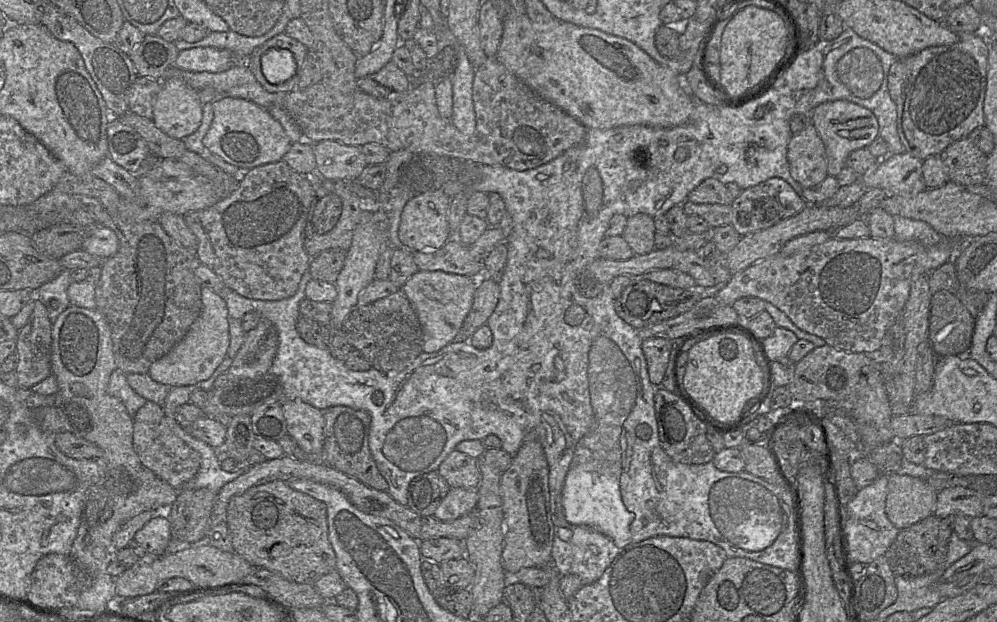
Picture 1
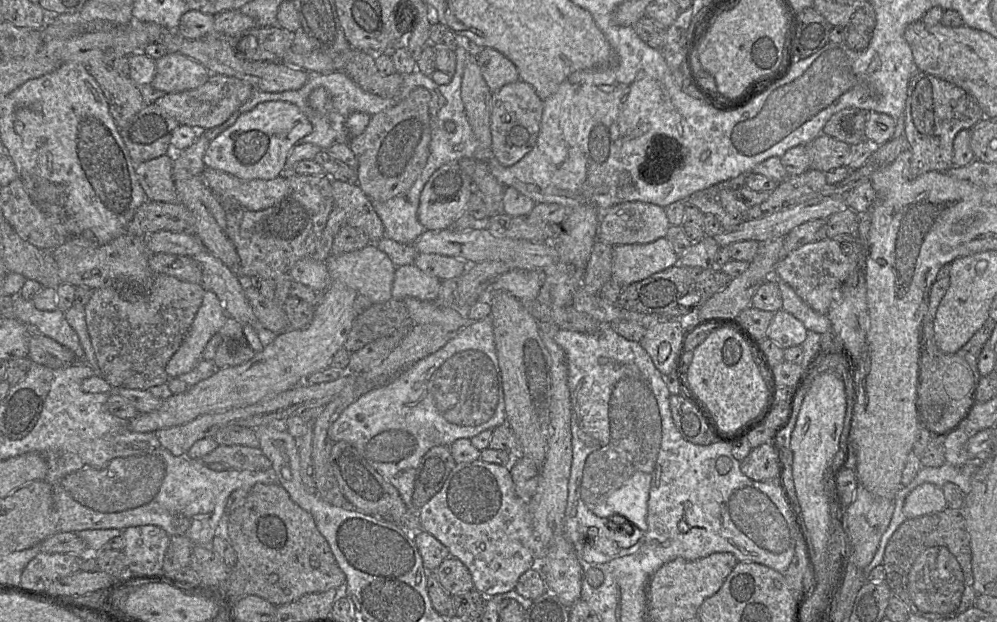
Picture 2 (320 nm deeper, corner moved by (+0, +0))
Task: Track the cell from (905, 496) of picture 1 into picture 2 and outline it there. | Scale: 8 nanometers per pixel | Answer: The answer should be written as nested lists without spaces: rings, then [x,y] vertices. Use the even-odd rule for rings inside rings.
[[[923,483],[913,489],[905,499],[903,511],[907,519],[936,513],[947,507],[942,488]]]

